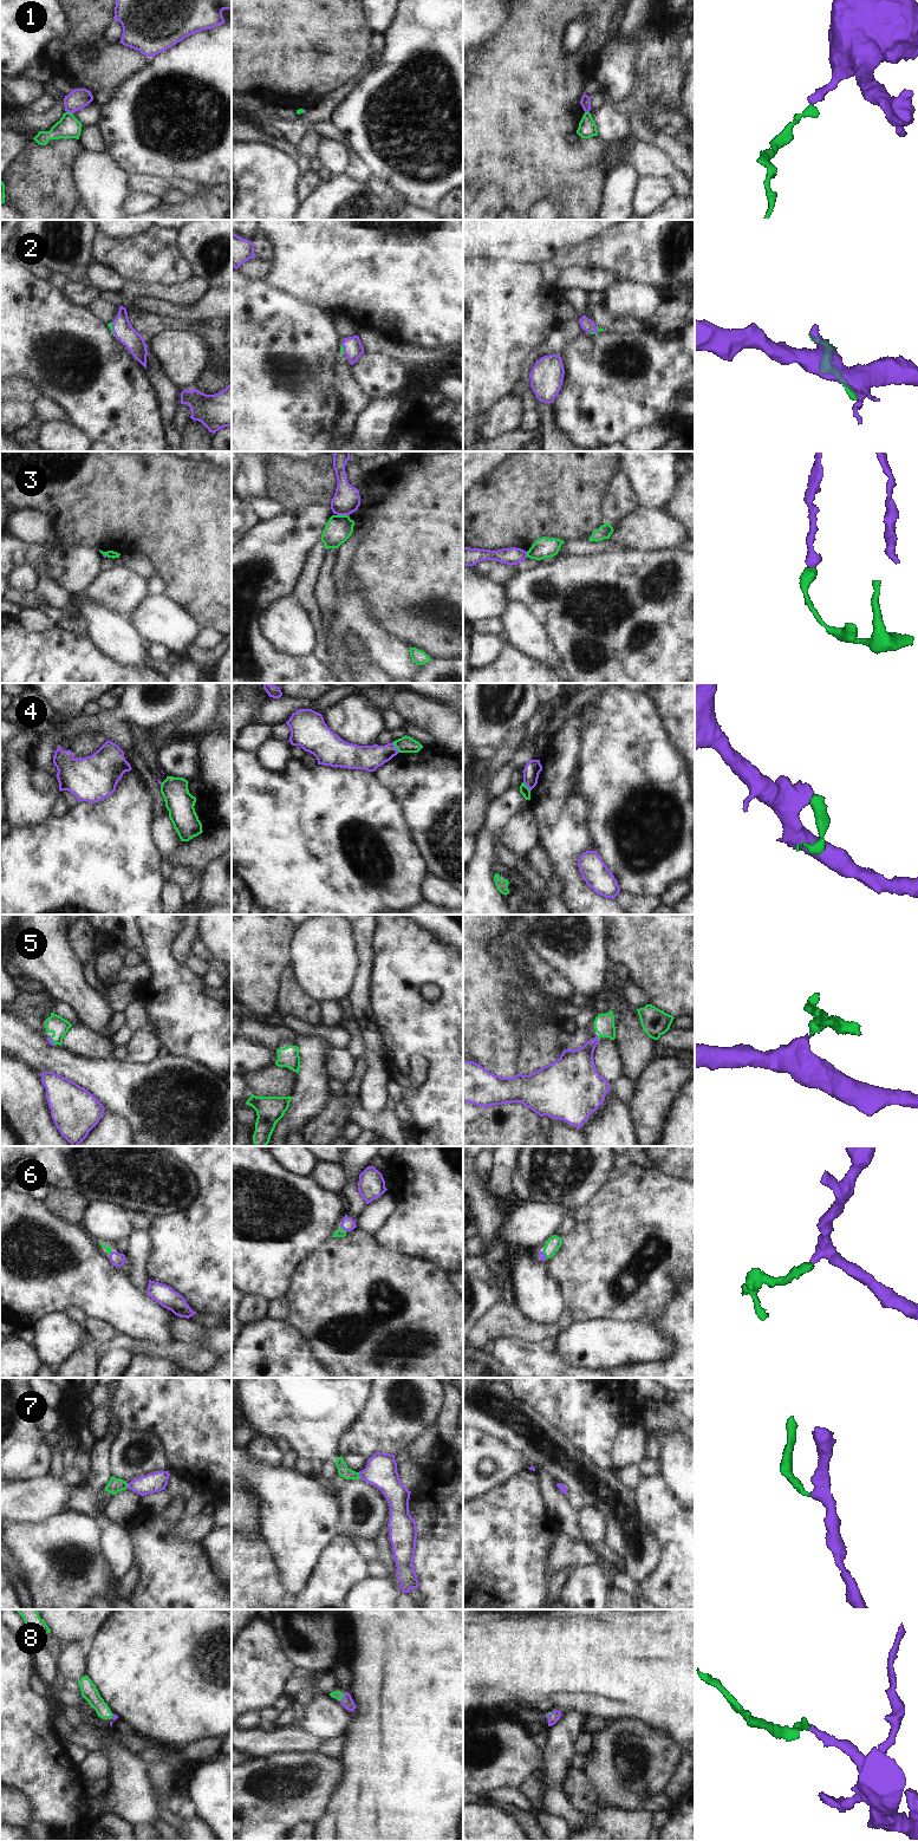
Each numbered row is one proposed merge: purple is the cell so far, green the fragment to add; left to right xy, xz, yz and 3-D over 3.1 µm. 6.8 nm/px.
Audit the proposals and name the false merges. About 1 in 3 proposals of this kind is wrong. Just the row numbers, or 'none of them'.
1, 3, 4

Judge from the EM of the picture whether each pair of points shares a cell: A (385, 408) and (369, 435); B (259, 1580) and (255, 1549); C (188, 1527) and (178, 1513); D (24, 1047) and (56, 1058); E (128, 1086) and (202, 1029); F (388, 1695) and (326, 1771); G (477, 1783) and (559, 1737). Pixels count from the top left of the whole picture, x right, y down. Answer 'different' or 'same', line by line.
A: same
B: same
C: different
D: same
E: different
F: different
G: different

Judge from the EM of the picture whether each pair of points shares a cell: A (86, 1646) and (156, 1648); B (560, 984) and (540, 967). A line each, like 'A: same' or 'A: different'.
A: different
B: same

